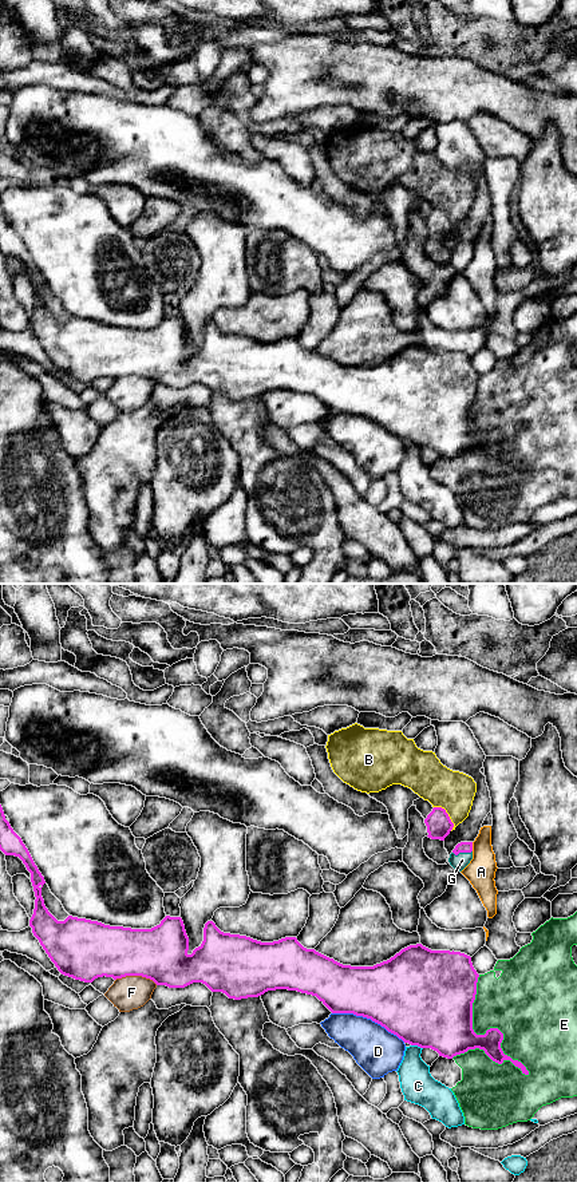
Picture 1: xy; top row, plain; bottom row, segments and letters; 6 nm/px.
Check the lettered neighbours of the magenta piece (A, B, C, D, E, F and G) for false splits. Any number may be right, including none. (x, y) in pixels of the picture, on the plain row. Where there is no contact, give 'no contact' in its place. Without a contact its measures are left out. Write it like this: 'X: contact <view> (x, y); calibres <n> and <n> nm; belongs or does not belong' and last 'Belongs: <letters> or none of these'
A: contact xy (471, 246); calibres 60 and 180 nm; does not belong
B: contact xy (447, 216); calibres 150 and 240 nm; does not belong
C: contact xy (417, 445); calibres 500 and 200 nm; does not belong
D: contact xy (368, 418); calibres 460 and 280 nm; does not belong
E: contact xy (485, 434); calibres 340 and 360 nm; does not belong
F: contact xy (137, 375); calibres 320 and 200 nm; does not belong
G: contact xy (462, 252); calibres 60 and 90 nm; belongs
Belongs: G

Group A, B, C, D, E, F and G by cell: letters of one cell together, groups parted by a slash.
A D / B / C / E / F / G

